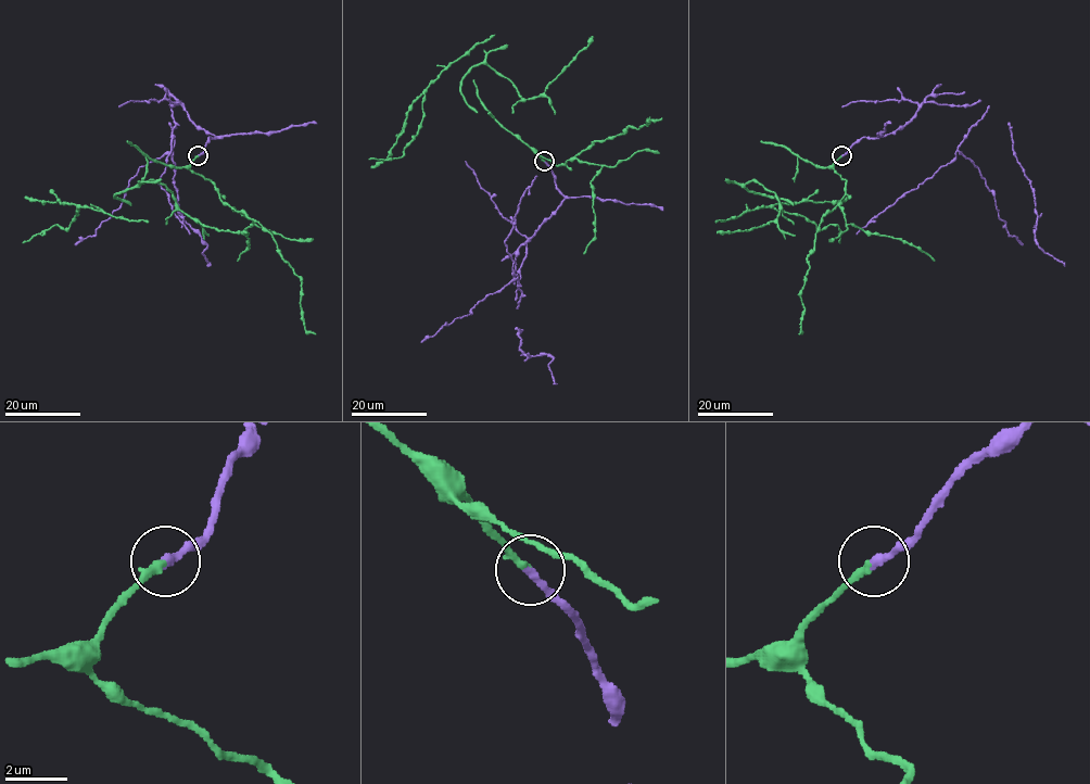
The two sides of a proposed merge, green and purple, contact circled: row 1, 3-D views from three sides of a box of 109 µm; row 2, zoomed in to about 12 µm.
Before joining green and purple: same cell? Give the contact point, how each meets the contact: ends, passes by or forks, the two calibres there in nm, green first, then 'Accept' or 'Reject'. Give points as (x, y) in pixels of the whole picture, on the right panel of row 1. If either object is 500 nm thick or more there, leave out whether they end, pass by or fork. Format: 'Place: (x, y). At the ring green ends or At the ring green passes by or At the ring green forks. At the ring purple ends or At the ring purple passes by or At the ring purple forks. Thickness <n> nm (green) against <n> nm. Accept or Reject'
Place: (841, 155). At the ring green ends. At the ring purple ends. Thickness 240 nm (green) against 280 nm. Accept

